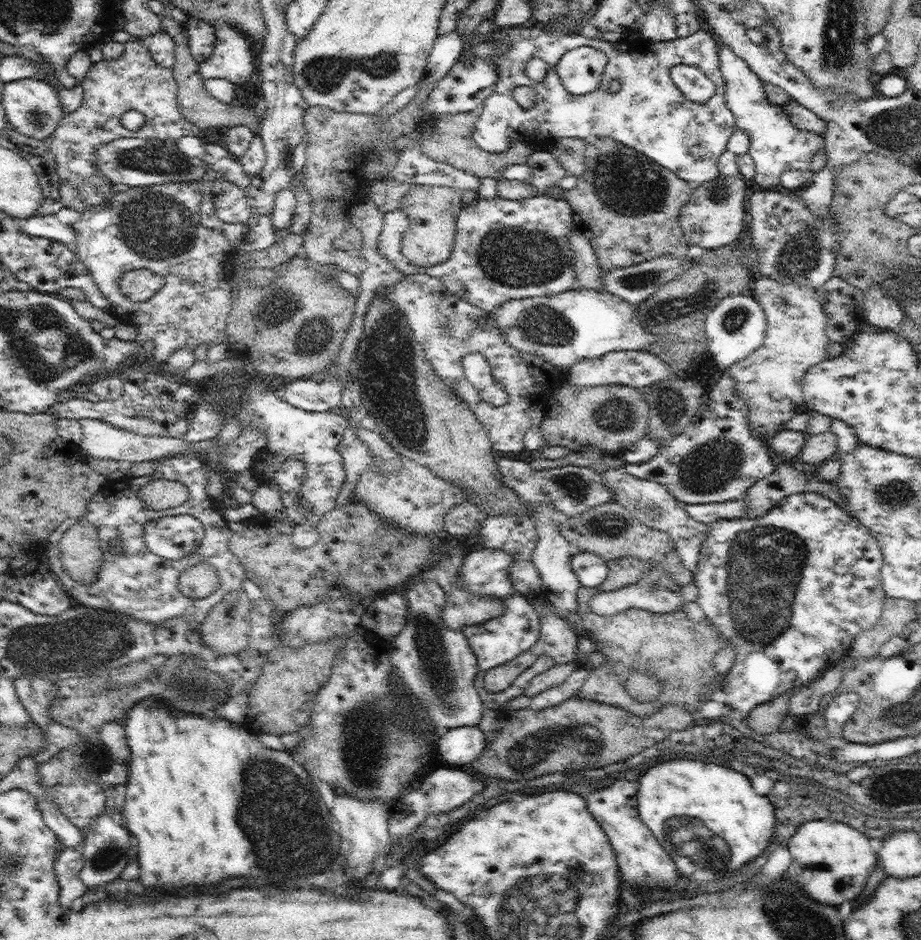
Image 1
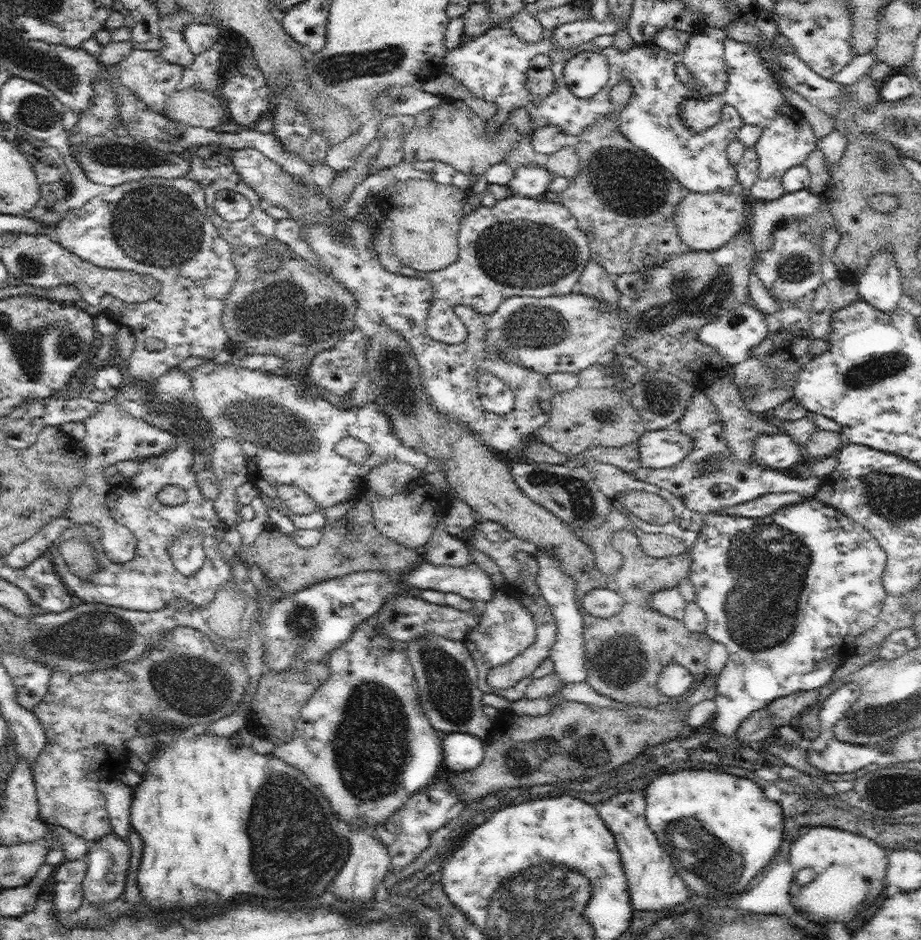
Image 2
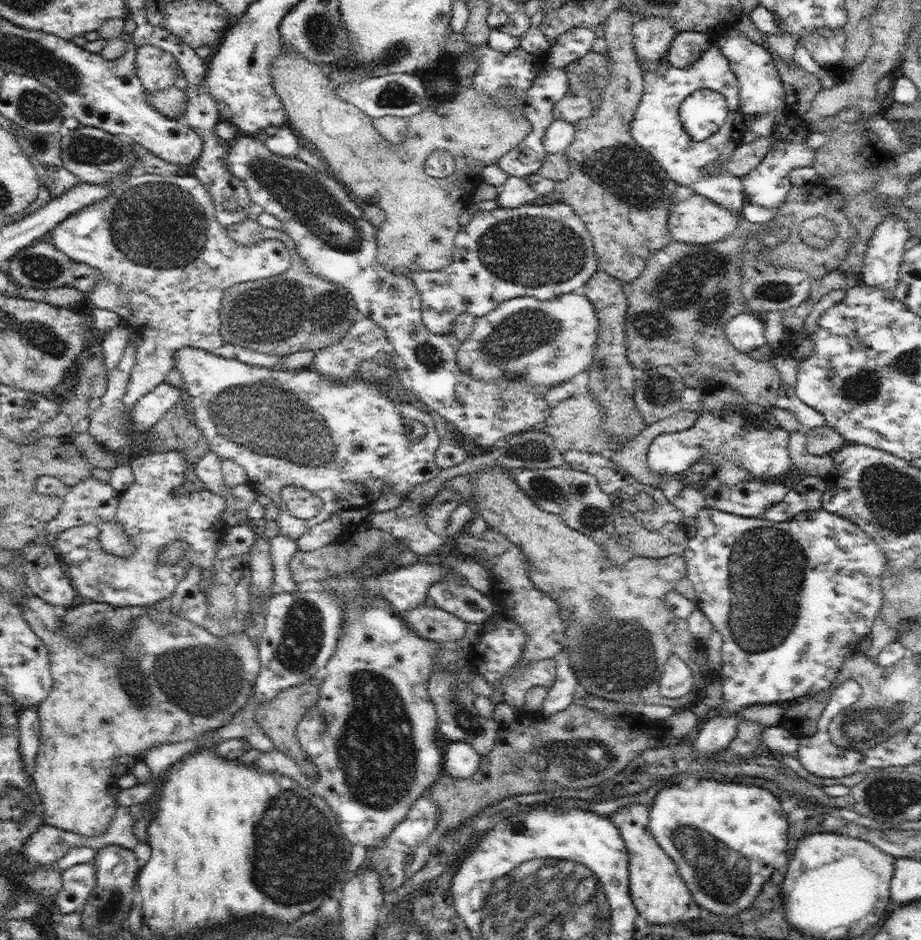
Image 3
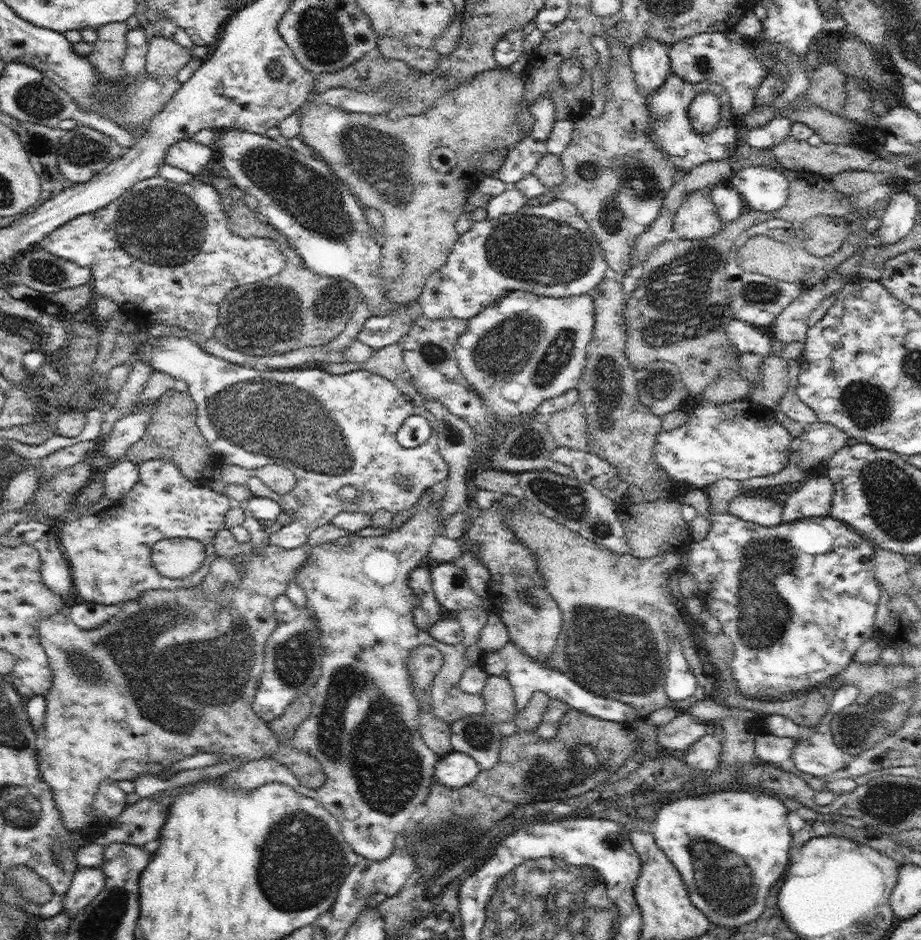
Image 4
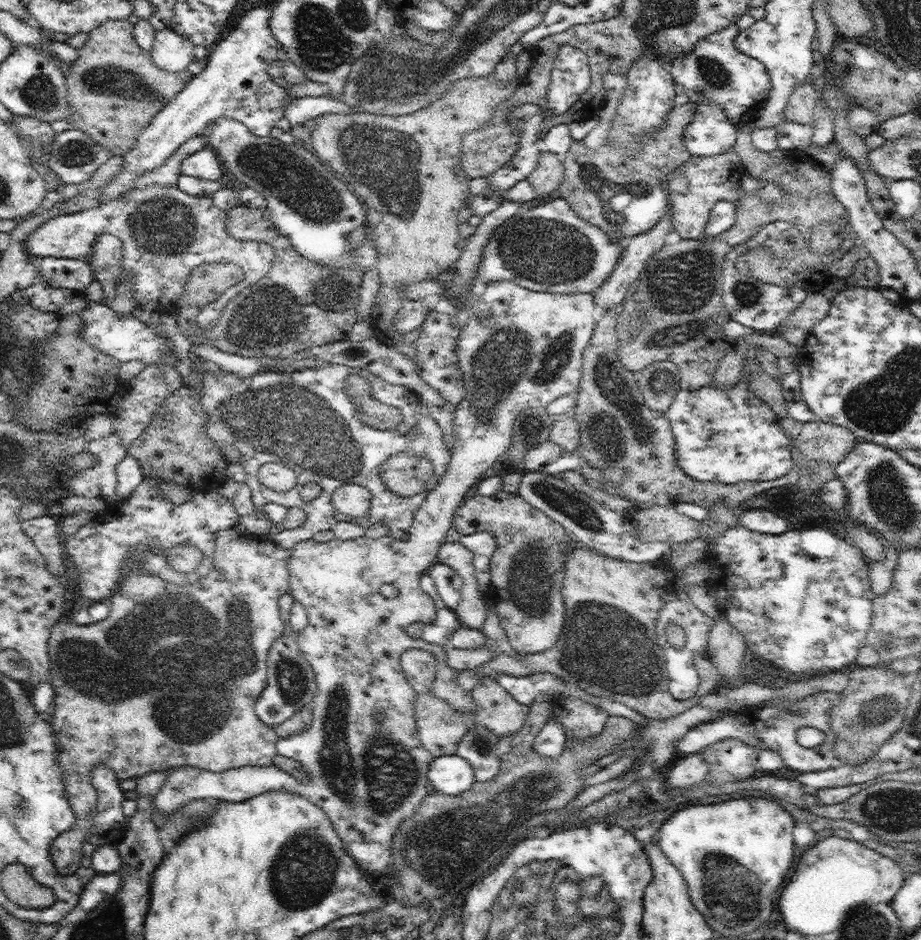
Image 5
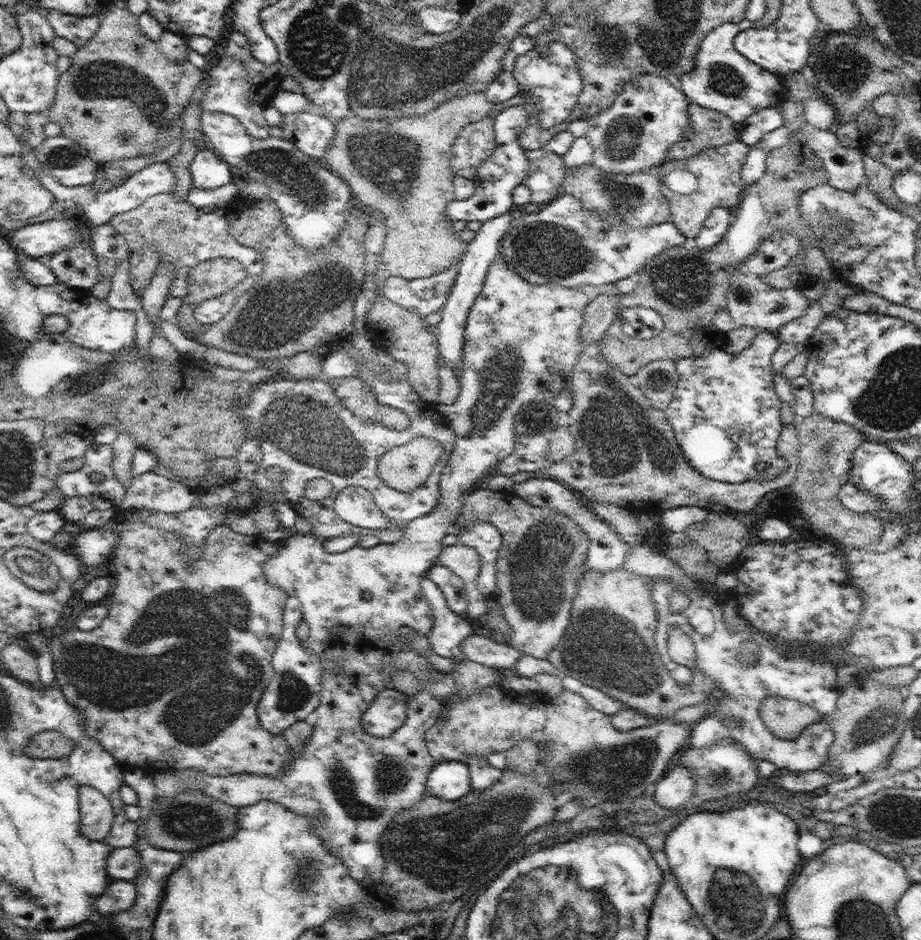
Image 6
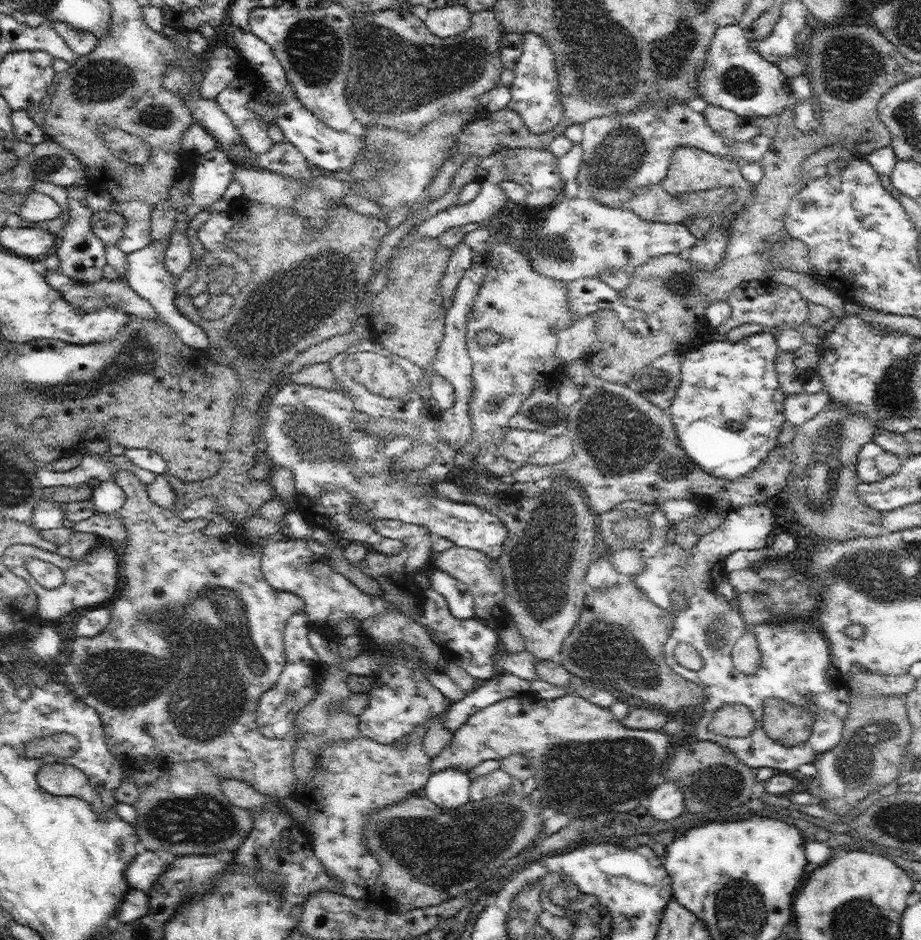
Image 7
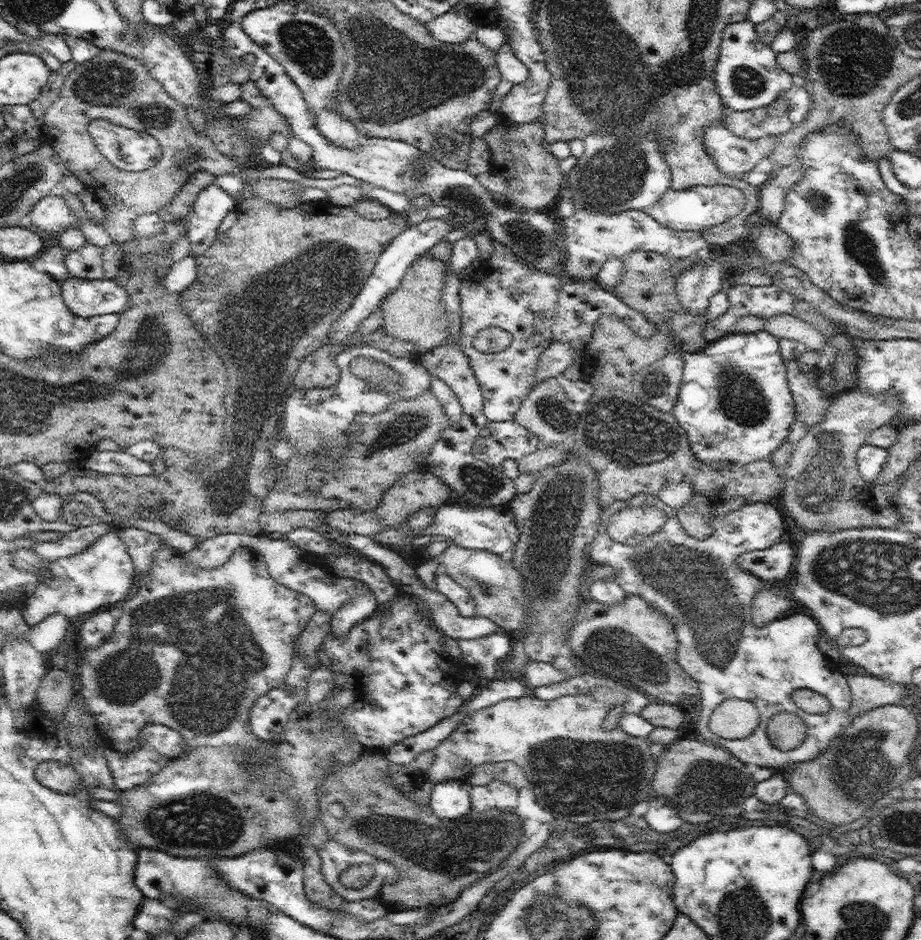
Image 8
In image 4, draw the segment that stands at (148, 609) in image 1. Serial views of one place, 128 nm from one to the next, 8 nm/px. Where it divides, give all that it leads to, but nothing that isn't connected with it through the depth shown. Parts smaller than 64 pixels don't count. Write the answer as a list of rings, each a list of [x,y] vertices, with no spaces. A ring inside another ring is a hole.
[[[168,457],[146,460],[138,465],[140,479],[130,489],[130,492],[114,501],[113,506],[96,515],[86,514],[80,518],[67,515],[57,523],[59,542],[70,566],[73,584],[76,585],[76,590],[85,601],[98,604],[124,604],[137,602],[144,592],[154,588],[176,591],[195,587],[204,582],[210,564],[216,560],[214,538],[216,533],[225,529],[224,515],[230,511],[233,503],[229,496],[218,494],[207,483],[194,485],[182,474],[178,465]],[[172,537],[192,537],[205,546],[206,559],[204,559],[204,563],[194,574],[183,579],[162,576],[151,561],[151,548],[154,544],[162,539]]]

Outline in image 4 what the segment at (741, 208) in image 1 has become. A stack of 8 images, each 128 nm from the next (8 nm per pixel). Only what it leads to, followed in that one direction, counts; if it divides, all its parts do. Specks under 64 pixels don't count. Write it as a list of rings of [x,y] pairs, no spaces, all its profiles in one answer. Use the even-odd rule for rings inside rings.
[[[710,187],[690,192],[678,207],[673,222],[673,235],[685,240],[713,238],[726,226],[712,202]]]

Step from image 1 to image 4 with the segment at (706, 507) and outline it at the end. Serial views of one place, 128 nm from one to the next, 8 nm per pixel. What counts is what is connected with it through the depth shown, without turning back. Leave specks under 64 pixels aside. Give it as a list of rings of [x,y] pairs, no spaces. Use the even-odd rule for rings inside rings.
[[[828,476],[804,479],[799,489],[786,497],[783,506],[783,523],[790,523],[813,516],[830,515],[834,484]]]

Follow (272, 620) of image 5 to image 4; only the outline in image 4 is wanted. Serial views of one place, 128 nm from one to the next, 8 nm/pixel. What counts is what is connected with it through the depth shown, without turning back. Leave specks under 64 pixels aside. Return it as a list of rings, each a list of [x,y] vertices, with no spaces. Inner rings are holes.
[[[328,523],[316,528],[310,535],[308,541],[304,545],[285,549],[275,544],[268,544],[262,552],[254,554],[254,546],[252,542],[238,542],[230,529],[220,530],[214,538],[214,546],[217,556],[223,556],[230,560],[234,557],[242,559],[242,567],[244,574],[238,580],[238,584],[230,586],[226,584],[222,590],[218,592],[204,592],[204,590],[190,591],[186,590],[150,590],[144,592],[137,602],[127,602],[120,604],[121,614],[116,614],[106,624],[102,624],[100,628],[94,630],[82,630],[71,617],[58,613],[50,615],[50,617],[42,617],[38,623],[38,634],[40,644],[48,656],[50,662],[50,670],[53,674],[53,682],[50,690],[46,693],[46,714],[44,721],[44,729],[41,739],[37,746],[37,763],[41,780],[50,788],[54,804],[62,816],[62,822],[68,830],[86,828],[90,823],[95,823],[95,798],[99,790],[100,784],[105,779],[114,781],[129,780],[135,781],[139,776],[146,773],[155,773],[158,775],[162,770],[170,768],[176,763],[180,763],[184,758],[193,756],[198,752],[208,754],[221,754],[221,762],[227,762],[234,758],[250,760],[266,760],[272,759],[277,752],[278,742],[275,733],[269,728],[268,722],[261,720],[253,711],[252,703],[254,702],[258,685],[264,672],[266,639],[274,627],[276,627],[276,612],[274,612],[274,600],[281,594],[286,594],[286,587],[290,579],[296,578],[298,569],[303,566],[310,548],[332,542],[342,536],[348,536],[348,530],[336,528],[334,524]]]

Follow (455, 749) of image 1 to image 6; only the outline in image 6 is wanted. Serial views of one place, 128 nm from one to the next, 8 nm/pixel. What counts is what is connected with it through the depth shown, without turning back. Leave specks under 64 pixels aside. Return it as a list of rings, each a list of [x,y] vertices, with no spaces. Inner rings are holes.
[[[457,760],[435,763],[428,775],[427,788],[428,794],[449,801],[466,796],[473,789],[468,765]]]

